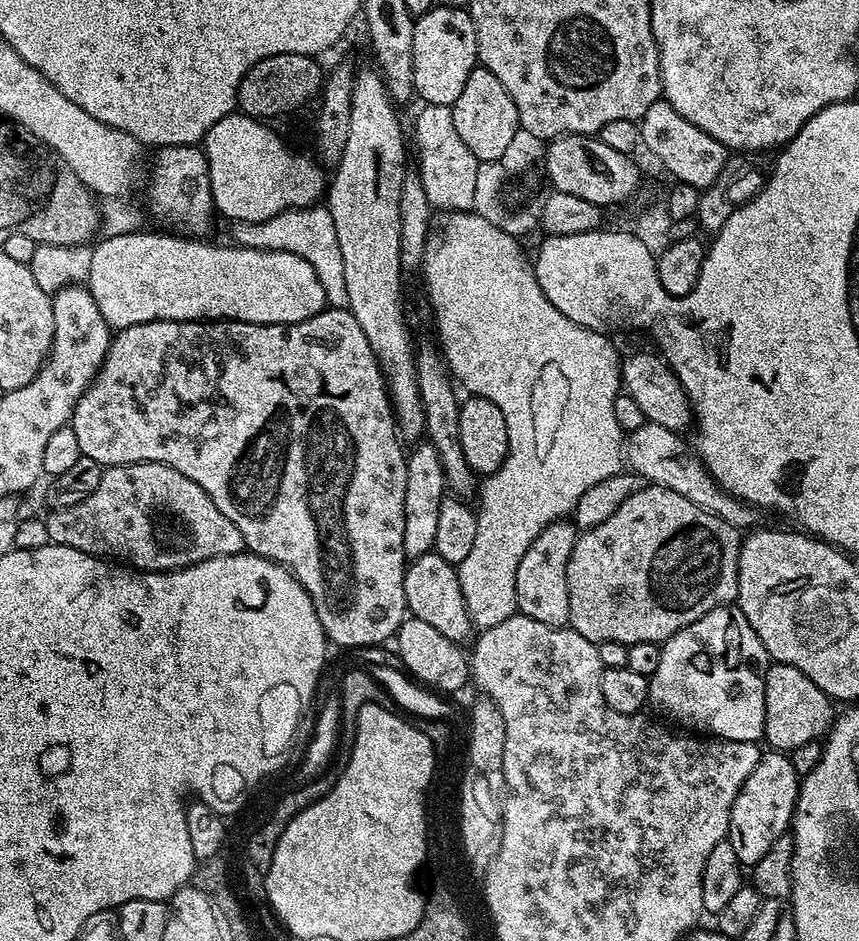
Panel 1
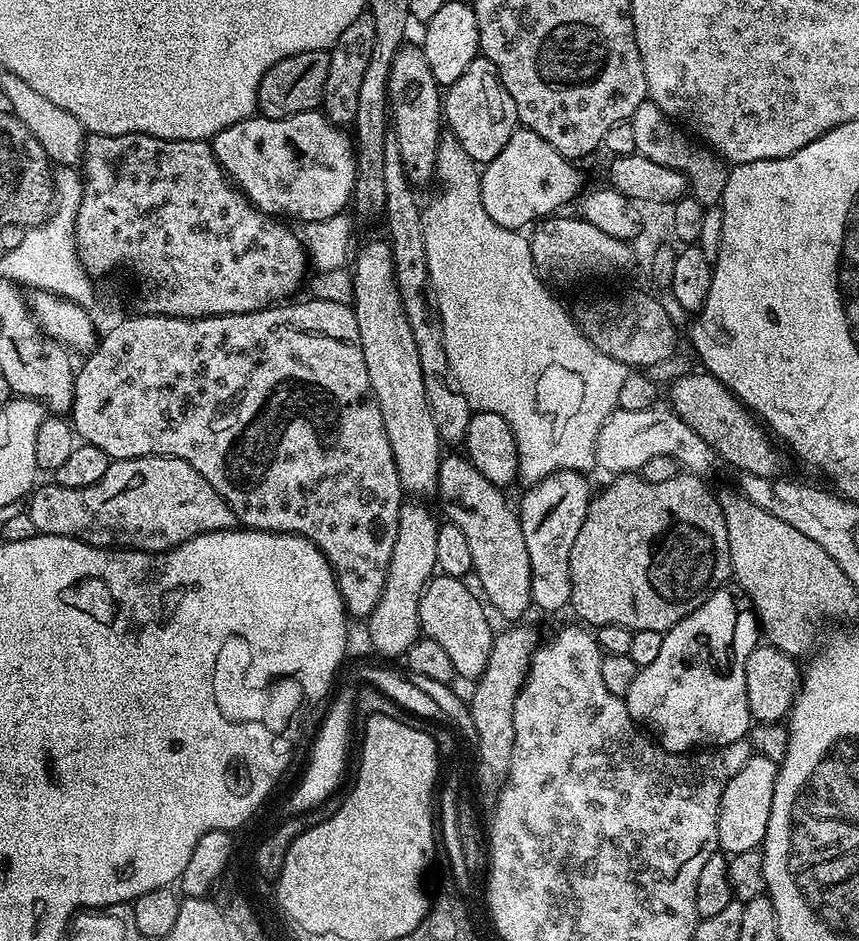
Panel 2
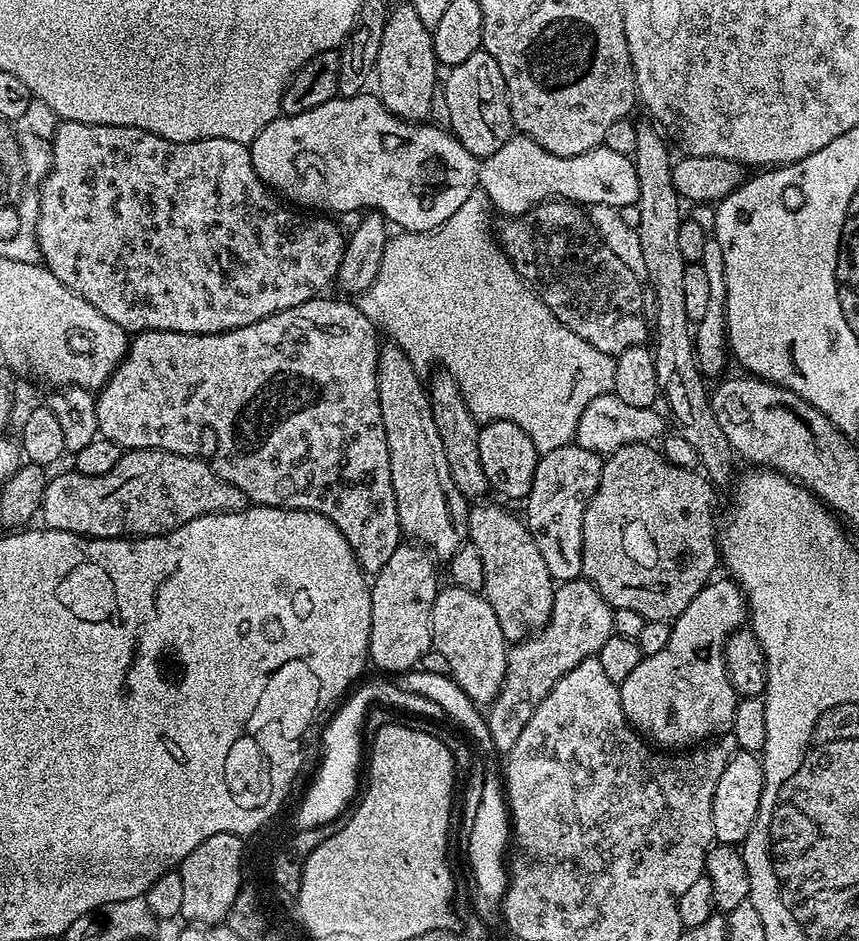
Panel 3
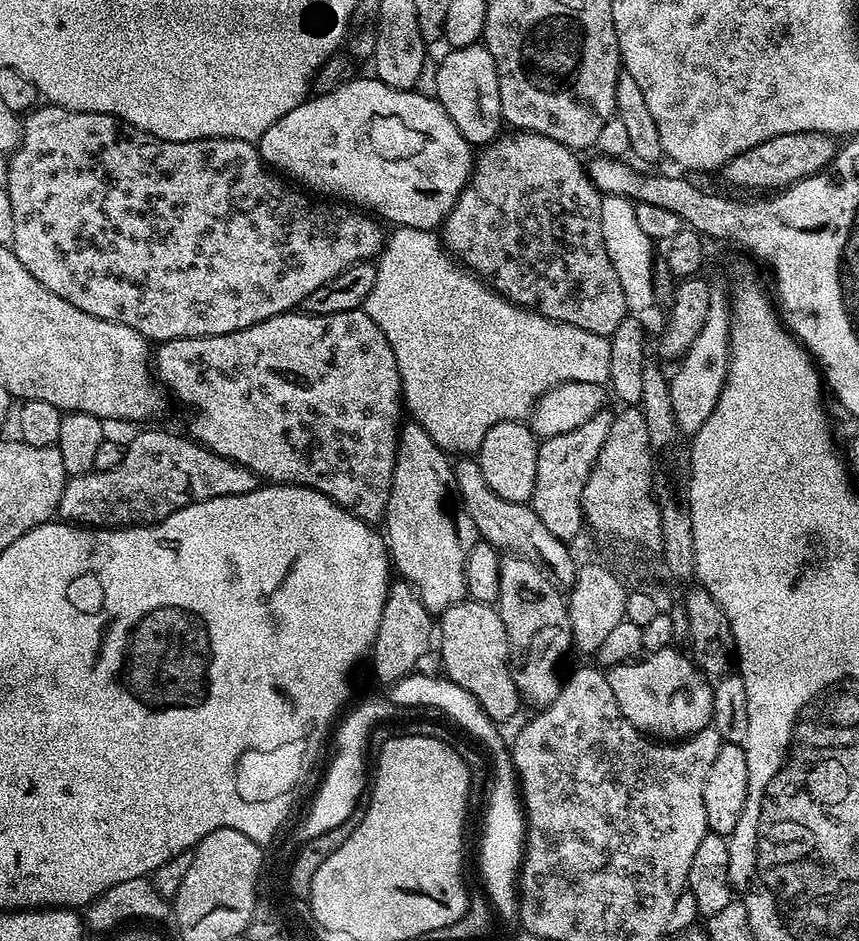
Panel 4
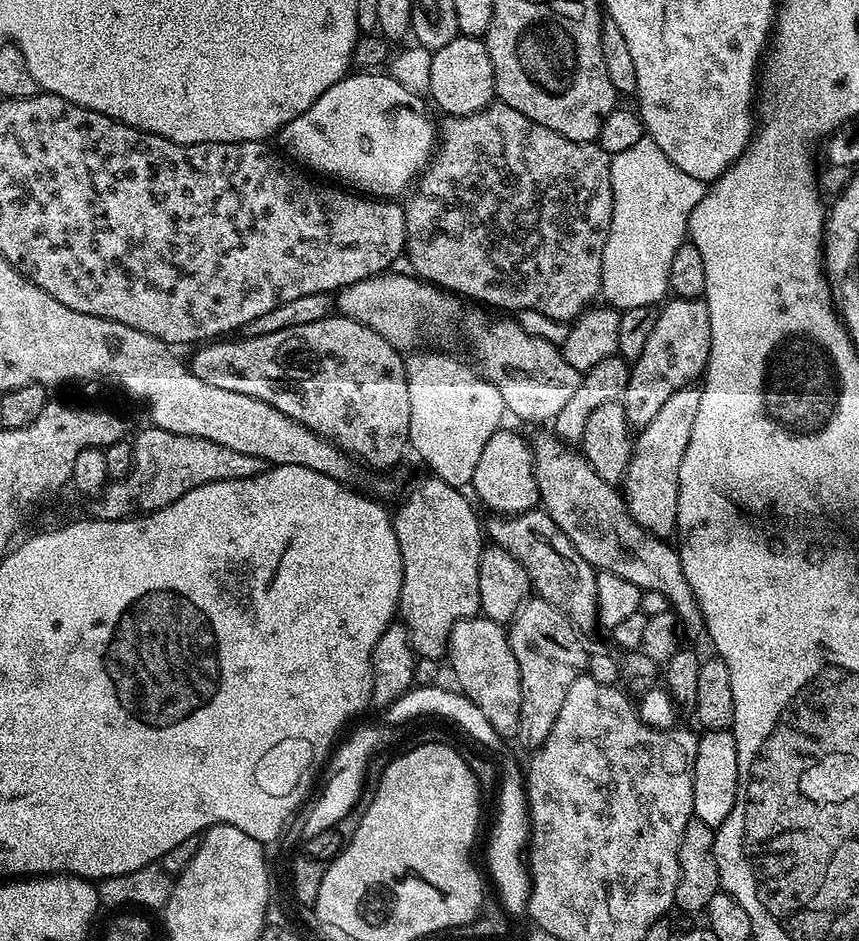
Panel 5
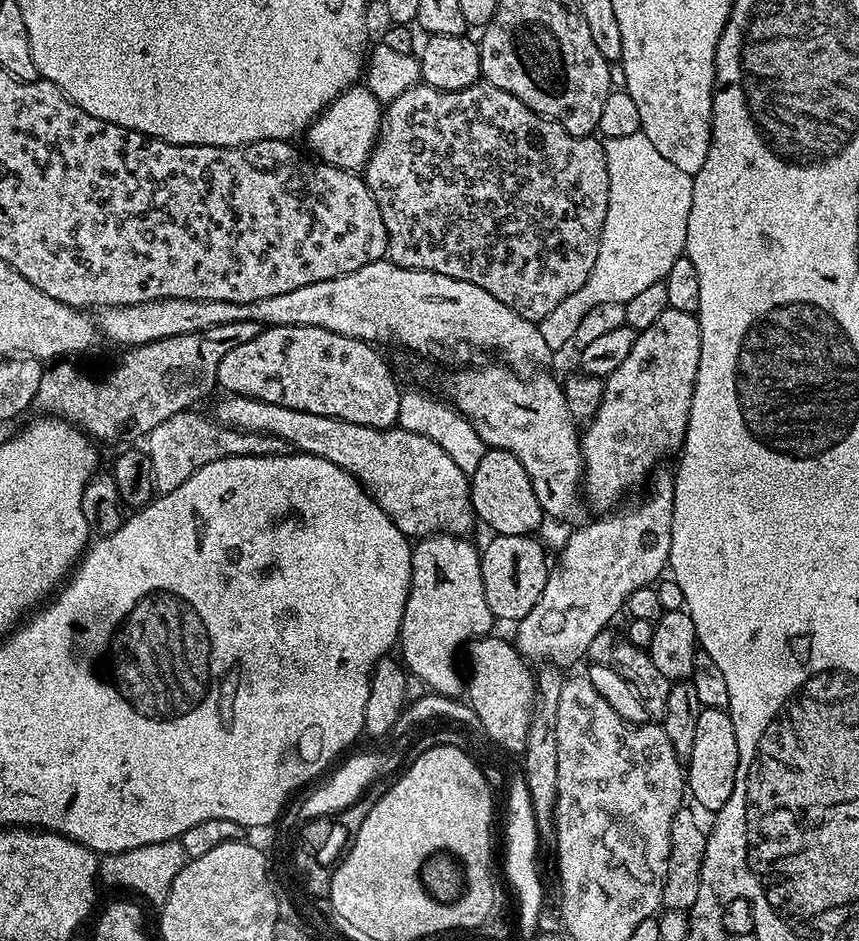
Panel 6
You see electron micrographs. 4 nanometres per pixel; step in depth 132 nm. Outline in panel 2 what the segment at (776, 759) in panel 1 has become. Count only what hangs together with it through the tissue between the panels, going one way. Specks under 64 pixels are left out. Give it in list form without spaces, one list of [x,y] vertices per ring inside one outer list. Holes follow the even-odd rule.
[[[754,754],[746,766],[726,782],[718,818],[718,842],[725,853],[754,852],[763,845],[766,826],[770,822],[770,806],[774,803],[777,767],[770,758]]]

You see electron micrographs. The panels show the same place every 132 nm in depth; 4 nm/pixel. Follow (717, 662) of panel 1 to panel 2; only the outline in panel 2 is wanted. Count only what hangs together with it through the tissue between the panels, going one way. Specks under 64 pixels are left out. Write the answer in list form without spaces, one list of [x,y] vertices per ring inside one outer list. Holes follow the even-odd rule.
[[[725,586],[710,593],[698,610],[665,632],[658,658],[654,658],[650,666],[637,671],[633,685],[622,697],[637,725],[647,729],[668,752],[688,754],[701,746],[725,748],[745,739],[754,723],[746,702],[746,660],[756,649],[758,628],[755,623],[744,624],[744,612],[736,601],[737,593],[730,589]]]

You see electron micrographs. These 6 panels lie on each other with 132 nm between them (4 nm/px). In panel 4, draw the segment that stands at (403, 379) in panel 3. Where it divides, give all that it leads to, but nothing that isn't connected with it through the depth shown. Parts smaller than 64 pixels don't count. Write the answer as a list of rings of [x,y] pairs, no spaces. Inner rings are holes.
[[[404,422],[400,425],[400,438],[396,445],[396,461],[394,462],[394,478],[390,486],[390,498],[388,499],[388,509],[384,512],[382,521],[383,527],[388,527],[386,531],[386,543],[388,546],[388,555],[390,557],[390,564],[393,569],[396,568],[399,579],[407,580],[411,584],[412,589],[418,594],[418,598],[422,600],[426,606],[426,610],[433,614],[445,612],[452,604],[456,604],[459,600],[467,597],[466,590],[466,554],[470,554],[470,550],[477,542],[476,527],[474,522],[470,522],[470,514],[466,514],[464,504],[460,501],[460,495],[456,489],[456,473],[454,471],[453,461],[450,459],[449,453],[443,452],[441,448],[436,445],[434,440],[426,434],[426,430],[421,424],[415,422]]]

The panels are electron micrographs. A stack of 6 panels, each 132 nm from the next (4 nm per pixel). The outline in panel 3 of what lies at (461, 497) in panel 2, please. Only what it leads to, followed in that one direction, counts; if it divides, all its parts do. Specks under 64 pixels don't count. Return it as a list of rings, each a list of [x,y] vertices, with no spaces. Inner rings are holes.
[[[484,502],[473,503],[468,509],[467,539],[478,546],[478,554],[482,558],[482,571],[486,577],[482,595],[490,602],[490,610],[494,610],[498,626],[502,626],[504,639],[509,642],[526,640],[533,635],[534,630],[544,628],[550,618],[554,591],[552,575],[550,570],[546,570],[546,562],[538,550],[538,542],[534,542],[527,523],[519,515],[511,516],[506,509],[499,508],[496,504],[480,503]]]

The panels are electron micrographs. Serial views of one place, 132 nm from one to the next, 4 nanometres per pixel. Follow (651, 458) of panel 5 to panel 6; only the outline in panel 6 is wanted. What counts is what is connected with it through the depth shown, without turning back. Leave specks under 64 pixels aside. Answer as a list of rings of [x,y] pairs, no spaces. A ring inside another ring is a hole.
[[[657,471],[650,480],[652,493],[645,498],[644,504],[636,504],[625,512],[613,511],[603,518],[596,518],[600,520],[593,524],[585,523],[583,526],[573,527],[576,529],[569,534],[568,541],[560,552],[560,565],[557,568],[555,565],[548,573],[542,598],[534,606],[534,610],[530,610],[530,614],[526,614],[526,618],[522,618],[515,625],[514,643],[525,661],[540,660],[536,662],[568,670],[571,664],[588,656],[594,638],[598,638],[598,634],[609,627],[608,623],[622,612],[634,590],[655,585],[665,575],[672,541],[673,483],[674,476],[671,471]]]

